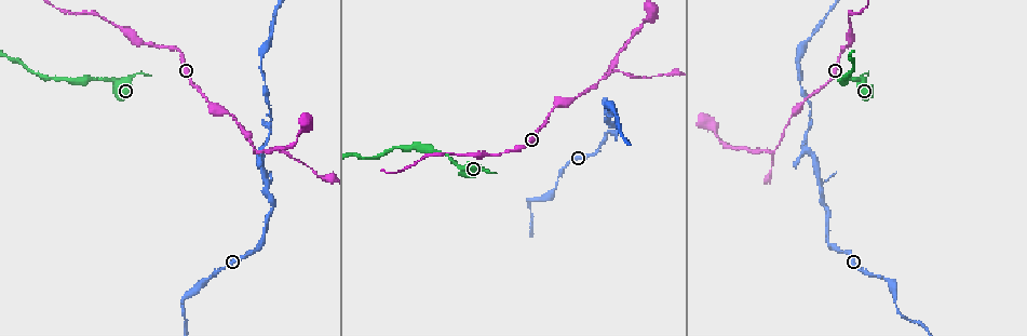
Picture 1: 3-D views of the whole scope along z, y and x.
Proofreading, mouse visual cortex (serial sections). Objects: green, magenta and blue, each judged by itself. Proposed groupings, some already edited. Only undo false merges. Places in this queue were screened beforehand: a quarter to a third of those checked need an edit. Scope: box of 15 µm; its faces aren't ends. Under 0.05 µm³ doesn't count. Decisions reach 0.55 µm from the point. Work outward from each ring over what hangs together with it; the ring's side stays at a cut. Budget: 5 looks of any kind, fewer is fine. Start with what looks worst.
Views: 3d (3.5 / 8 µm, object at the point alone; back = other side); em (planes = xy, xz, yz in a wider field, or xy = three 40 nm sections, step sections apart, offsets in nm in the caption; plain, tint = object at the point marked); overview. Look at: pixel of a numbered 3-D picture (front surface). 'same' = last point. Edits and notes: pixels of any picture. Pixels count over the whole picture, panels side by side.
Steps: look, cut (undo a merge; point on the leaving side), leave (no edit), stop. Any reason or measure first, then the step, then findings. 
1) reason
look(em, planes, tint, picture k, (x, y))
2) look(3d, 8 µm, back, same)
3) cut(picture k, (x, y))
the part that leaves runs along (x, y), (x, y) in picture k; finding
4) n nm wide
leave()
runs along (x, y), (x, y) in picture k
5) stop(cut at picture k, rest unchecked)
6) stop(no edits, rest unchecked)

a narrow waist
look(3d, 3.5 µm, picture 1, (606, 78))

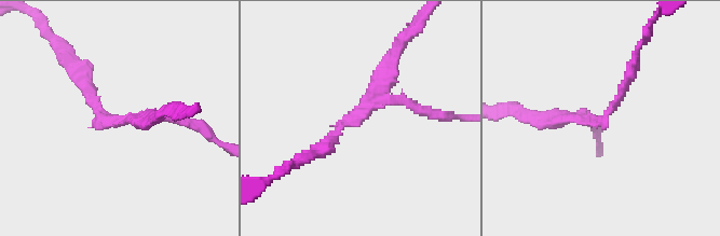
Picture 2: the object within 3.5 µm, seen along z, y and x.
3 arms; arms of 150, 150, 200 nm; now the EM
look(em, xy, step 1, tint, picture 2, (592, 122))

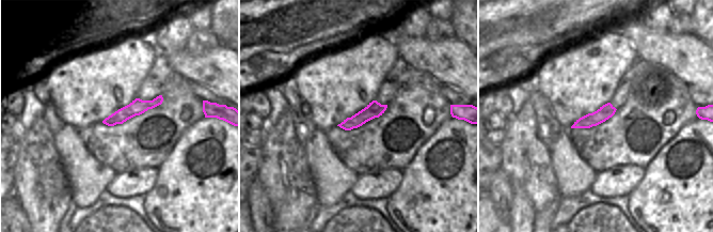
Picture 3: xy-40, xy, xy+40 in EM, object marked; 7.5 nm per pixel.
cut it another way
look(em, xy, step 2, tint, same)

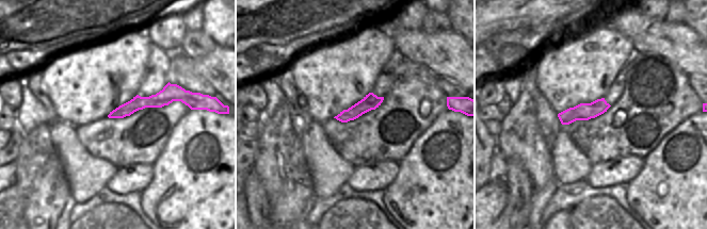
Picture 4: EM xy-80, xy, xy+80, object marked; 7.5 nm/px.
cut(picture 2, (538, 124))
the part that leaves runs along (572, 119), (535, 122), (511, 109) in picture 2; two cells meet here

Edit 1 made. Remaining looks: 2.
a narrow waist
look(3d, 3.5 µm, picture 1, (809, 115))

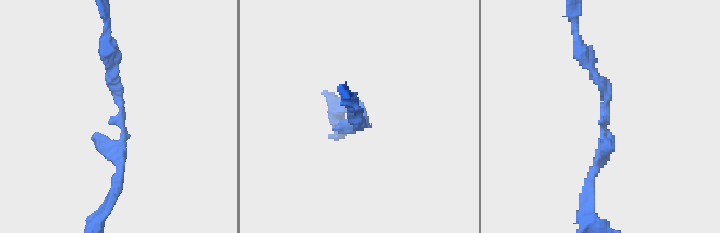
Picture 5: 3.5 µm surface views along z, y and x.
need the tissue
look(em, xy, step 3, tint, picture 5, (603, 126))

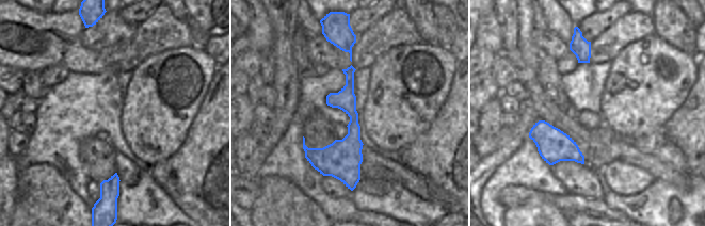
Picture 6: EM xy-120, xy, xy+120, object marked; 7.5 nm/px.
160 nm wide
leave()
runs along (351, 69), (353, 139), (346, 181) in picture 6; all the same cell

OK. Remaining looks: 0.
stop(cut at picture 2, rest unchecked)

